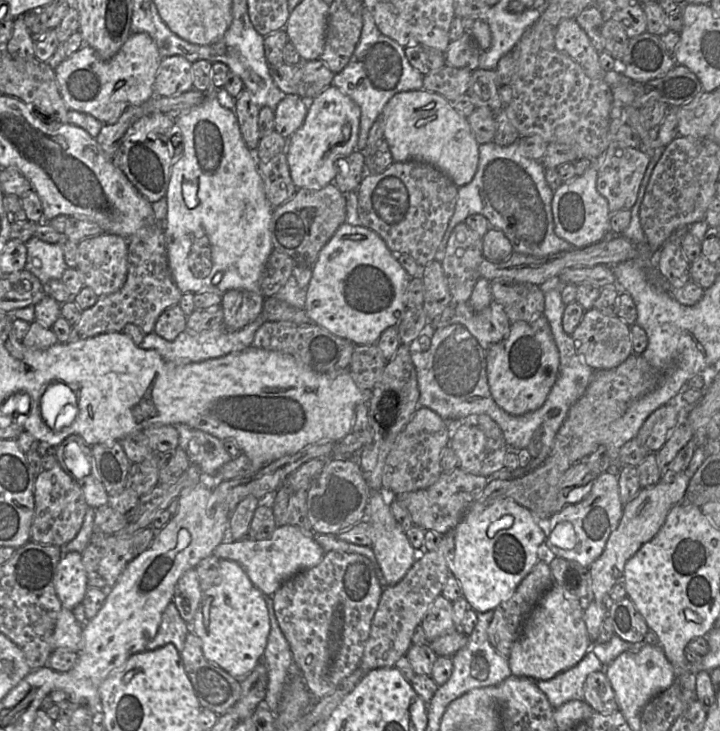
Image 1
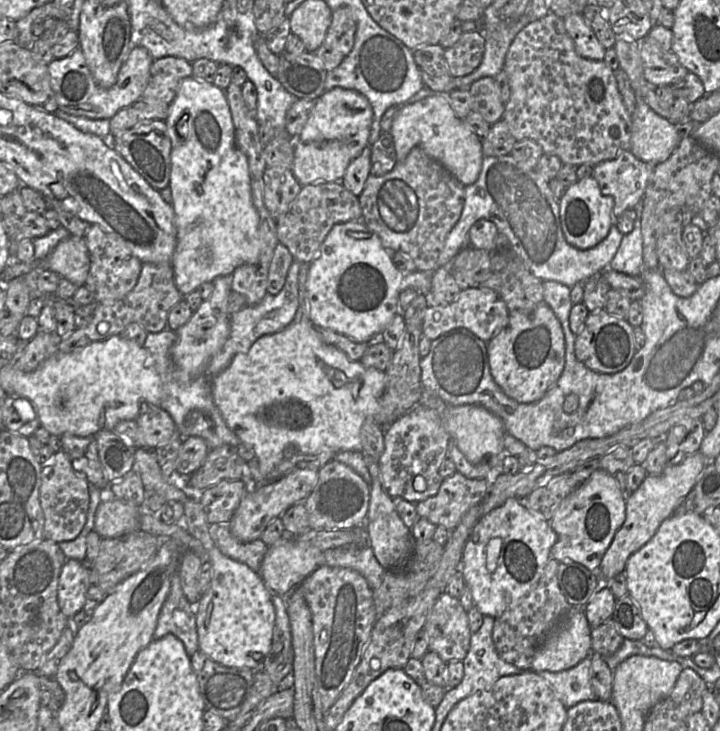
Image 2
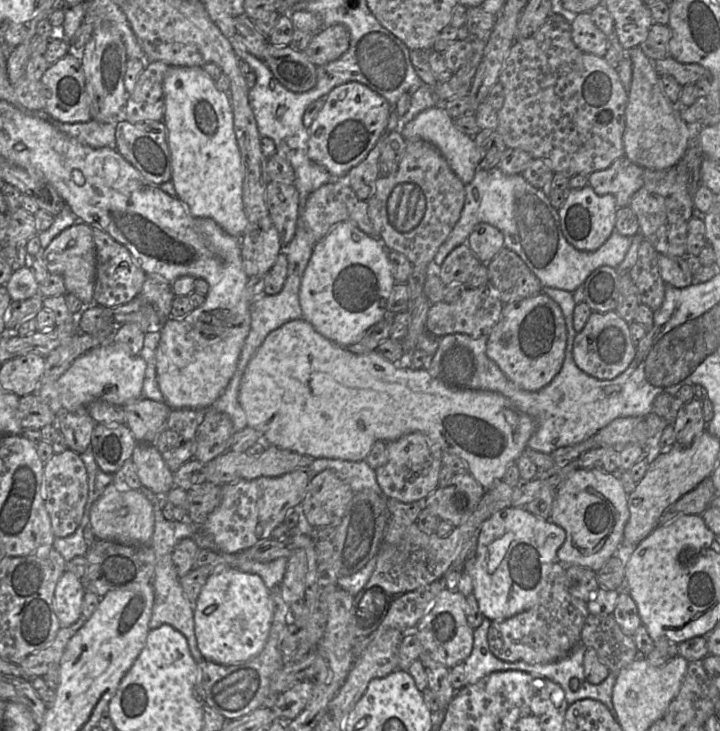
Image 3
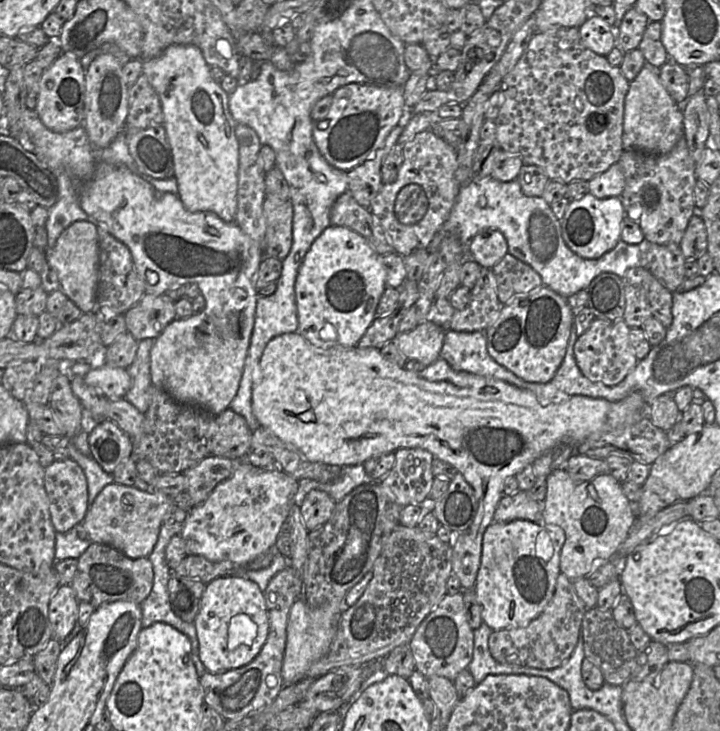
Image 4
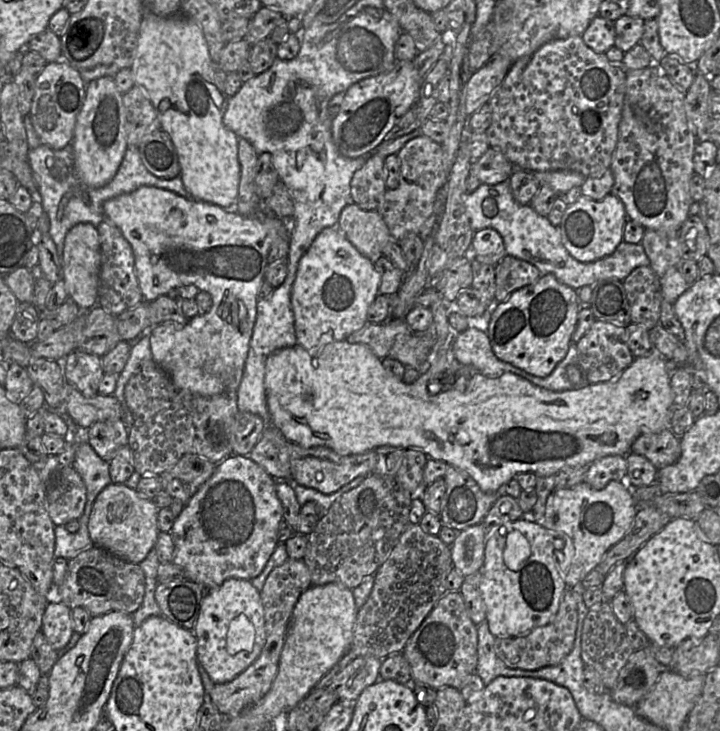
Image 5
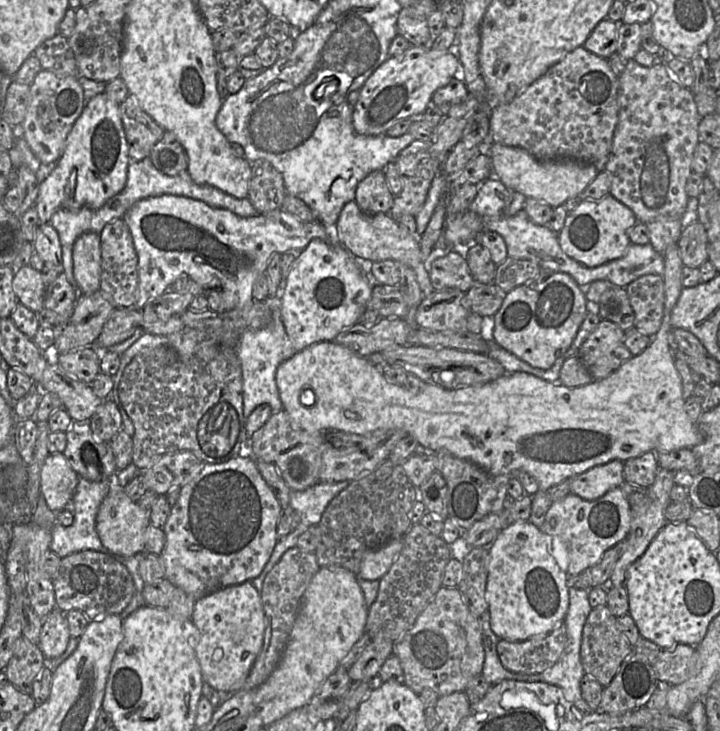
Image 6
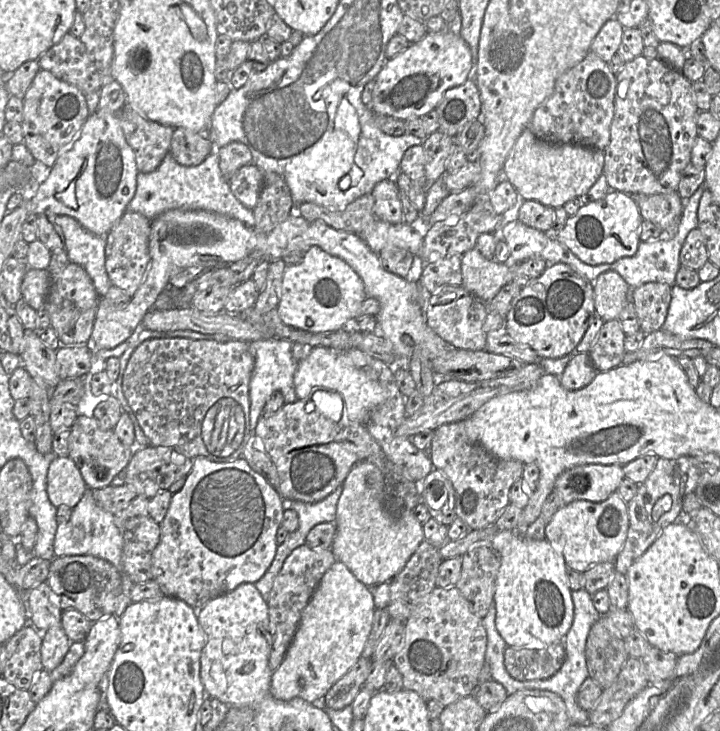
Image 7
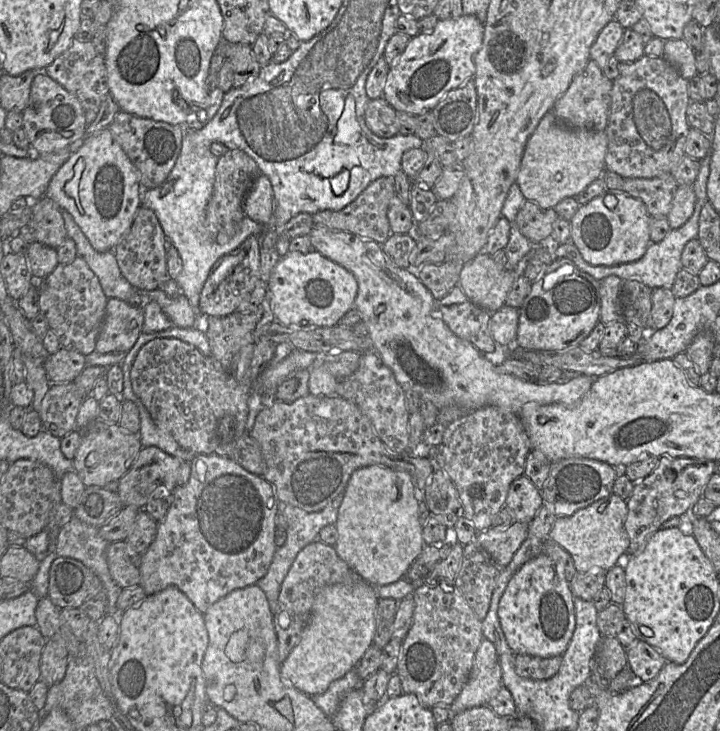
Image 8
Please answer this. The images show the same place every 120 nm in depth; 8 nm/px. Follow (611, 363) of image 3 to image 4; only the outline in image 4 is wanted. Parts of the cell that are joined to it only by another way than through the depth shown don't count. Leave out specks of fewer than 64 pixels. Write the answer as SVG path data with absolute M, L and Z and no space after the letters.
M596 318L589 328L577 338L573 350L577 366L582 374L592 382L615 386L636 366L638 359L629 341L630 327L621 320Z

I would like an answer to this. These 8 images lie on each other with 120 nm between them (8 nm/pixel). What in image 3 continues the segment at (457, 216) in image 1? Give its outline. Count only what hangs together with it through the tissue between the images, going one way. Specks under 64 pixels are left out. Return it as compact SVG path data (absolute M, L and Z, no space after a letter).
M494 167L489 170L477 170L472 181L465 185L465 202L460 218L433 259L437 268L441 266L453 249L467 242L474 227L479 223L489 223L498 228L504 236L504 246L519 255L540 280L543 287L548 286L570 292L581 286L597 268L601 266L617 268L625 258L631 243L631 237L621 235L614 230L597 250L581 251L576 249L567 241L562 232L558 210L552 206L548 190L543 191L535 188L521 174L506 175L498 167Z

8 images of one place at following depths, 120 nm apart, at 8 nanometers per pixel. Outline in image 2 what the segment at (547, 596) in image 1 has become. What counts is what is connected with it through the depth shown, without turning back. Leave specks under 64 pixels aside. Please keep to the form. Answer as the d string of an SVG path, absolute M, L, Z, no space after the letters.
M572 607L536 651L531 670L560 672L578 665L592 652L591 629L584 608Z

